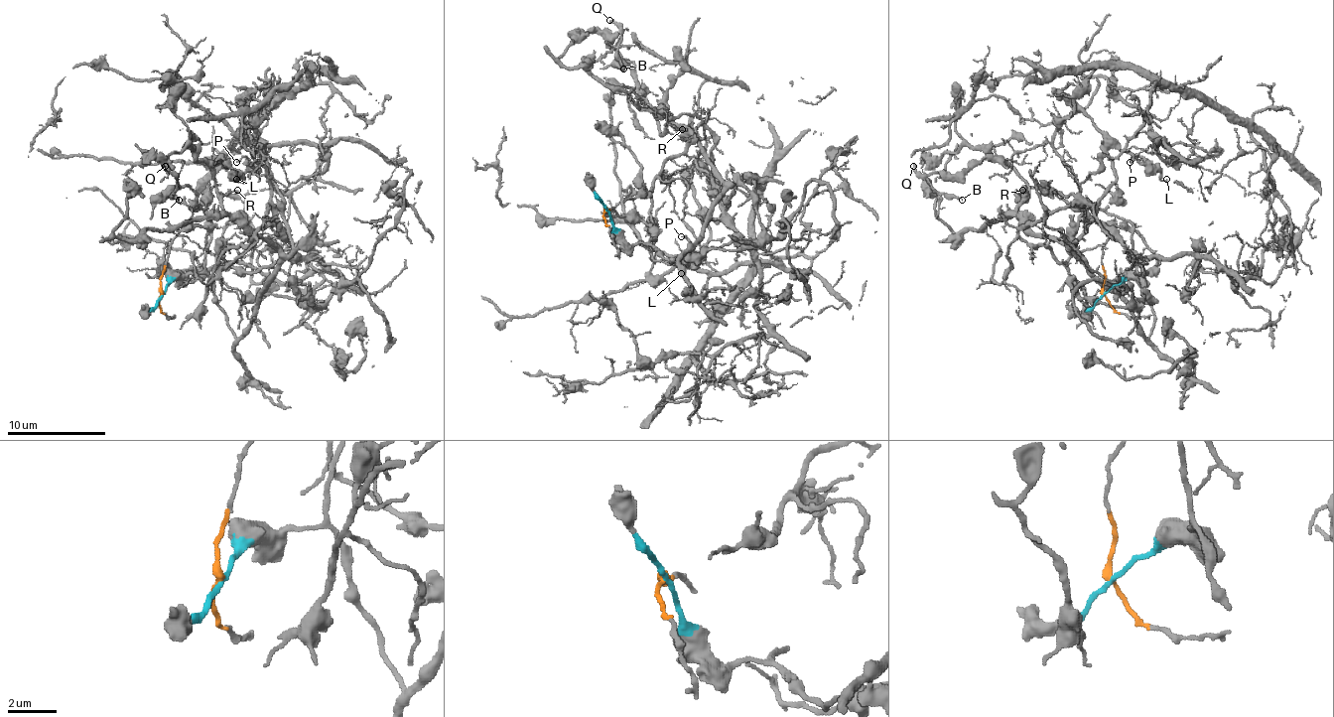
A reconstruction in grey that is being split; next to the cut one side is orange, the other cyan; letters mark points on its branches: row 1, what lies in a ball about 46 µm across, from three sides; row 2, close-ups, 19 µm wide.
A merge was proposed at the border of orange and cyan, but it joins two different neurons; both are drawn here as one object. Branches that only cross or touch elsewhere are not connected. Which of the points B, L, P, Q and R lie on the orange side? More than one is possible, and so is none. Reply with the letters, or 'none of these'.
none of these

